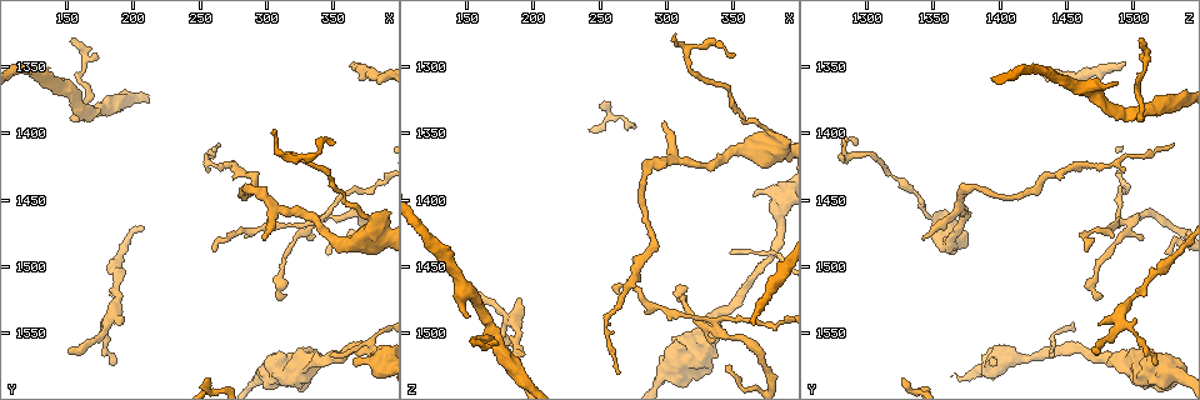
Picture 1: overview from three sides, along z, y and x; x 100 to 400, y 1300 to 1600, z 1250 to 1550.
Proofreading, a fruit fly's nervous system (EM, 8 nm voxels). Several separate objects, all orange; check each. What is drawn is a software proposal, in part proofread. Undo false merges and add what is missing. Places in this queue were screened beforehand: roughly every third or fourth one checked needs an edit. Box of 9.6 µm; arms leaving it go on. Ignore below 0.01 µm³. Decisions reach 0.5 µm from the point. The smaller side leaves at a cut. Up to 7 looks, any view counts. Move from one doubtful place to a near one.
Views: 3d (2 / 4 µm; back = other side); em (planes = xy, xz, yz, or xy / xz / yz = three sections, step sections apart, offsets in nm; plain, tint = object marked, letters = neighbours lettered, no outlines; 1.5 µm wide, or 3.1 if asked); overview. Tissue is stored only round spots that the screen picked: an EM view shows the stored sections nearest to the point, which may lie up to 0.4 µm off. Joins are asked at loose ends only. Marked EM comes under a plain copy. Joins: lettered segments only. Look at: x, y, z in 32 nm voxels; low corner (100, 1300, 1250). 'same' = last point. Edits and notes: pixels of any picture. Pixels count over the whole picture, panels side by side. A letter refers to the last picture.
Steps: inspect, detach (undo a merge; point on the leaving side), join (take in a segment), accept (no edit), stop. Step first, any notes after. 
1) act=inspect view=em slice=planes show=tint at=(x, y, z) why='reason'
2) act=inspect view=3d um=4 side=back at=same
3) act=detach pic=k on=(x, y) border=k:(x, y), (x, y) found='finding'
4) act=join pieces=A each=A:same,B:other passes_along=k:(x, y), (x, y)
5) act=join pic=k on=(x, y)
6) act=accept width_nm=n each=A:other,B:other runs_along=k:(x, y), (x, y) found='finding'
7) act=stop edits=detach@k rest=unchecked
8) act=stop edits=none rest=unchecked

act=inspect view=em slice=planes show=letters at=(336, 1568, 1492) why='calibre changes'

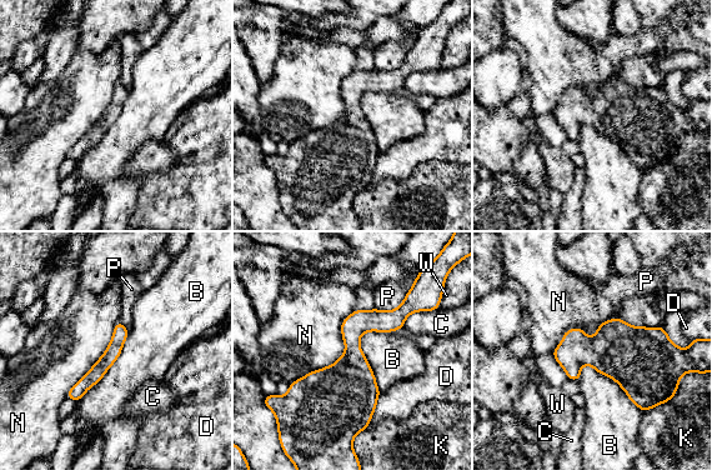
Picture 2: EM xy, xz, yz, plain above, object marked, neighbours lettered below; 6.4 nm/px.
act=accept each=B:other,C:other,D:other,K:other,N:other,P:other,W:other border=2:(355, 309), (345, 351), (290, 383) found='continuous, no second neuron'

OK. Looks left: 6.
act=inspect view=3d um=4 side=back at=(364, 1572, 1398) why='free end'

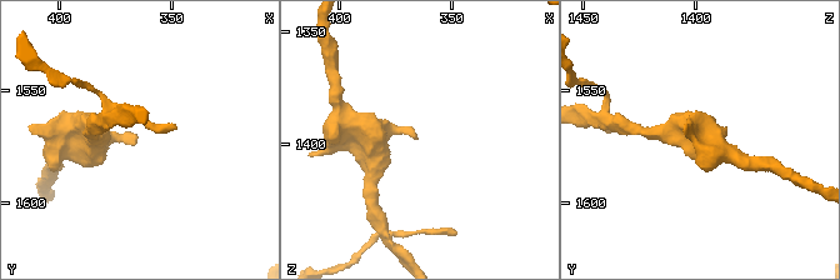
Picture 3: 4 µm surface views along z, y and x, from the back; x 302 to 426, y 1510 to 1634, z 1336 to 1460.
act=inspect view=em slice=planes show=letters at=(365, 1573, 1398)

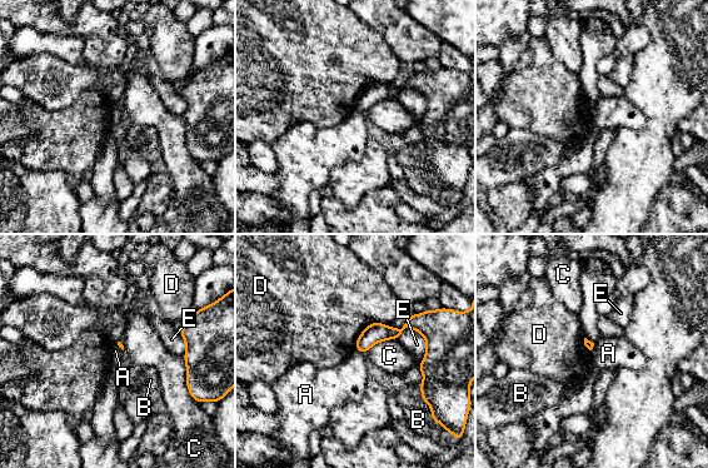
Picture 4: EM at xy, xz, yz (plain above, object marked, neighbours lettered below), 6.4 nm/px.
act=accept each=A:other,B:other,C:other,D:other,E:other found='none of them fits'

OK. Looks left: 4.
act=inspect view=3d um=2 at=(342, 1466, 1500) why='sharp bend'

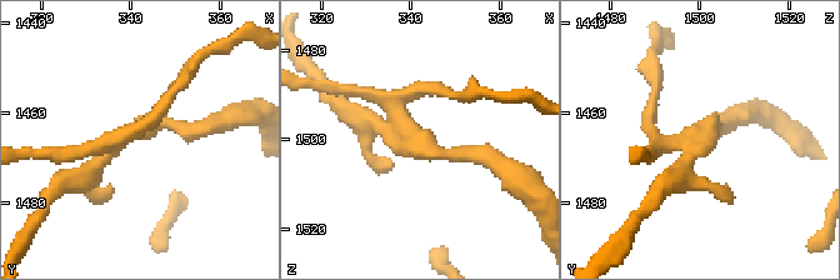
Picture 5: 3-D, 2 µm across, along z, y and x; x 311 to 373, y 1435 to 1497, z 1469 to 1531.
act=inspect view=em slice=planes show=tint at=(342, 1464, 1501)

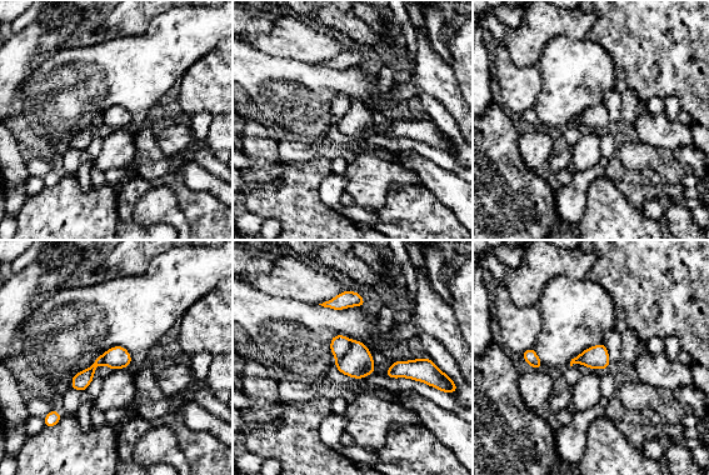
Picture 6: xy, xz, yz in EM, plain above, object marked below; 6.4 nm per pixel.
act=inspect view=em slice=planes show=letters at=same why='see the neighbours'

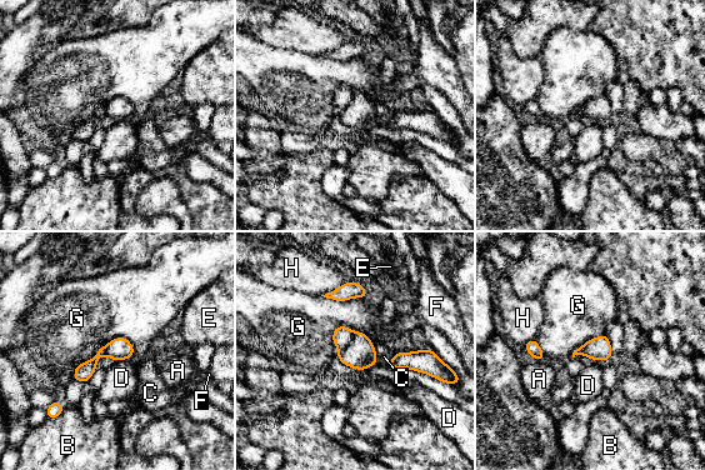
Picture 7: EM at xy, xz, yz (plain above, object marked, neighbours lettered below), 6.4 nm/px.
act=detach pic=7 on=(343, 335) width_nm=140 each=A:other,B:other,C:other,D:other,E:other,F:other,G:other,H:other border=7:(355, 333), (351, 340), (339, 350) found='a second neuron is stuck on'

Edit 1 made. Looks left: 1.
act=stop edits=detach@7 rest=unchecked

